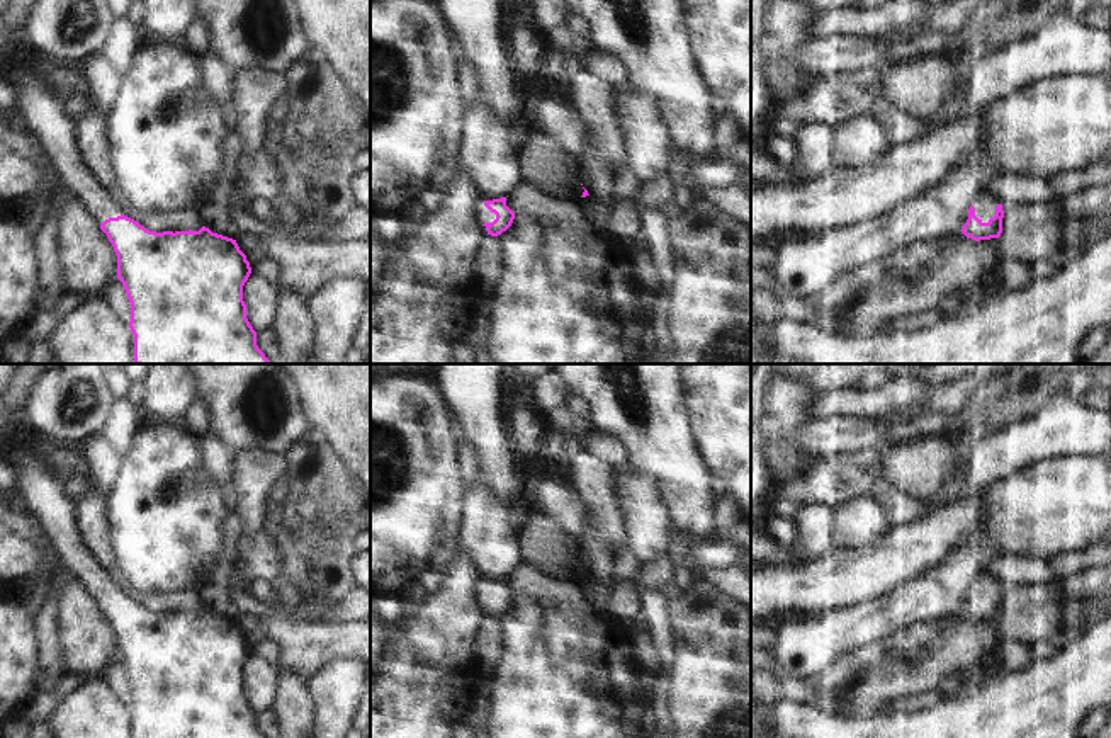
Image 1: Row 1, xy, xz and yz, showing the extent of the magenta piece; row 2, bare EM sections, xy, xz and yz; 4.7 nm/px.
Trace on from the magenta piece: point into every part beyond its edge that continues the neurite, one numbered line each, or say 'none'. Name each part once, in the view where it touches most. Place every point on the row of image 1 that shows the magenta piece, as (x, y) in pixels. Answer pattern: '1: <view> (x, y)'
1: yz (984, 206)

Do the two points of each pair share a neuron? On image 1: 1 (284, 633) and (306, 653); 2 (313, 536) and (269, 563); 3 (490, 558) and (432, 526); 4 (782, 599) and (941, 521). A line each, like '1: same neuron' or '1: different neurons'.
1: same neuron
2: different neurons
3: different neurons
4: same neuron

